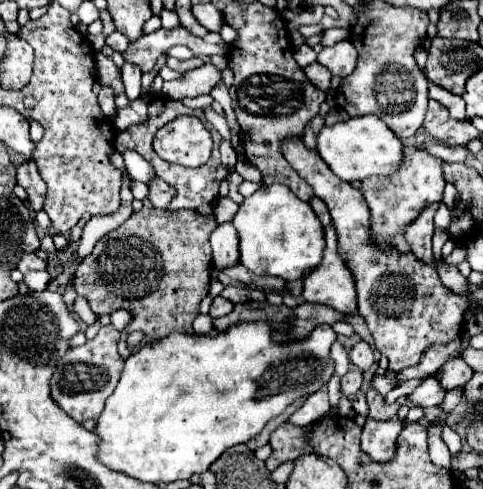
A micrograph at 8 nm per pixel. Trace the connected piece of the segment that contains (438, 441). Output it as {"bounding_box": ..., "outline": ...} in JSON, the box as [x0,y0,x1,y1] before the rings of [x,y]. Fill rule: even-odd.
{"bounding_box":[430,420,452,472],"outline":[[[436,420],[434,424],[430,424],[430,458],[432,462],[436,462],[436,466],[444,466],[452,472],[452,466],[450,466],[450,450],[448,446],[444,444],[442,436],[440,436],[440,420]]]}

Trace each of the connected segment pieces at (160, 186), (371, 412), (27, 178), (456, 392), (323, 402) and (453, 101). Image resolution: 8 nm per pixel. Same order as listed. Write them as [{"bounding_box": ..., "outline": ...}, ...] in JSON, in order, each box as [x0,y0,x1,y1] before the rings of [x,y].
[{"bounding_box":[148,178,174,210],"outline":[[[156,178],[154,182],[150,182],[148,188],[150,188],[148,198],[150,198],[152,206],[166,210],[170,206],[172,198],[174,198],[174,188],[170,184],[166,184],[164,180],[160,180],[160,178]]]},{"bounding_box":[366,390,406,420],"outline":[[[368,390],[366,394],[368,398],[368,418],[376,418],[376,420],[386,420],[386,418],[394,418],[400,410],[402,404],[406,404],[406,398],[398,398],[394,404],[384,404],[384,396],[376,394],[374,390]]]},{"bounding_box":[18,160,46,212],"outline":[[[26,160],[22,166],[18,166],[18,184],[28,192],[28,202],[30,206],[40,212],[44,206],[44,198],[46,198],[46,186],[44,180],[40,178],[36,164],[32,160]]]},{"bounding_box":[436,388,464,412],"outline":[[[462,388],[448,390],[448,392],[446,392],[446,396],[444,396],[444,400],[442,400],[442,404],[438,404],[436,408],[438,408],[440,412],[450,412],[450,410],[454,410],[454,408],[460,404],[462,394],[464,394],[464,390],[462,390]]]},{"bounding_box":[288,386,330,426],"outline":[[[322,386],[320,392],[308,396],[308,400],[304,402],[304,406],[300,410],[296,410],[288,418],[288,422],[296,424],[296,426],[308,426],[308,424],[320,420],[328,408],[330,408],[330,404],[328,404],[328,390]]]},{"bounding_box":[428,84,466,120],"outline":[[[430,84],[430,90],[428,90],[430,98],[438,100],[442,106],[448,108],[448,112],[452,114],[452,118],[456,120],[466,120],[466,110],[464,110],[464,100],[462,96],[456,96],[456,94],[450,94],[448,90],[436,86],[436,84]]]}]

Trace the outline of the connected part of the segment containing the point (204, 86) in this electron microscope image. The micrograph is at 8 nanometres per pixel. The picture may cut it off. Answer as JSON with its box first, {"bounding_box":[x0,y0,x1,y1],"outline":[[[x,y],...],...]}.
{"bounding_box":[162,64,220,100],"outline":[[[204,64],[200,68],[188,70],[182,74],[182,78],[168,80],[162,86],[164,96],[172,100],[184,100],[184,98],[196,98],[202,94],[210,94],[212,88],[220,82],[220,72],[212,64]]]}

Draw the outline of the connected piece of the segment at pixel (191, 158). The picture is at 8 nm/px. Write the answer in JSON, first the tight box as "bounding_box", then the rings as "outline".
{"bounding_box":[154,116,212,168],"outline":[[[180,116],[156,132],[154,150],[166,162],[194,168],[210,158],[212,136],[198,118]]]}

